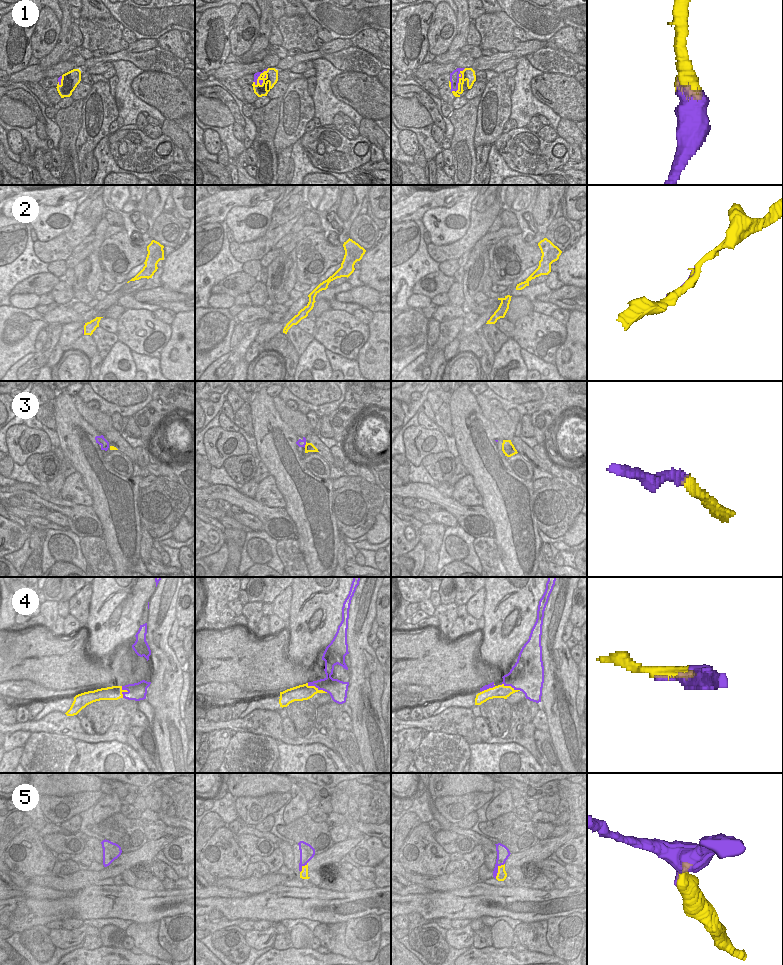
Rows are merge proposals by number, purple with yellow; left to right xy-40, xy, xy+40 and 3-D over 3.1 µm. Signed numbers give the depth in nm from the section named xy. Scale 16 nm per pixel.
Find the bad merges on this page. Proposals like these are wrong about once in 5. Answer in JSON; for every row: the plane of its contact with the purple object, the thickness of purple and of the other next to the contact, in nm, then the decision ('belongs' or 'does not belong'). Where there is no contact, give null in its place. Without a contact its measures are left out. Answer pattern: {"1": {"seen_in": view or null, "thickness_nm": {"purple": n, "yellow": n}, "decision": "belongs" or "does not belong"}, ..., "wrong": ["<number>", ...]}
{"1": {"seen_in": "xy", "thickness_nm": {"purple": 90, "yellow": 190}, "decision": "belongs"}, "2": {"seen_in": "xy-40", "thickness_nm": {"purple": 30, "yellow": 190}, "decision": "does not belong"}, "3": {"seen_in": "xy", "thickness_nm": {"purple": 130, "yellow": 160}, "decision": "belongs"}, "4": {"seen_in": "xy", "thickness_nm": {"purple": 260, "yellow": 260}, "decision": "belongs"}, "5": {"seen_in": "xy+40", "thickness_nm": {"purple": 180, "yellow": 160}, "decision": "belongs"}, "wrong": ["2"]}

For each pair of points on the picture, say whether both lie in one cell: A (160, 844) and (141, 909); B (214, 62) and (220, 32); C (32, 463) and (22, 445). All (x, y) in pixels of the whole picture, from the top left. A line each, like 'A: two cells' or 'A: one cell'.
A: two cells
B: one cell
C: two cells

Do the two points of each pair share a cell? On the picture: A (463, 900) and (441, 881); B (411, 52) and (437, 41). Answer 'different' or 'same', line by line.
A: different
B: different

